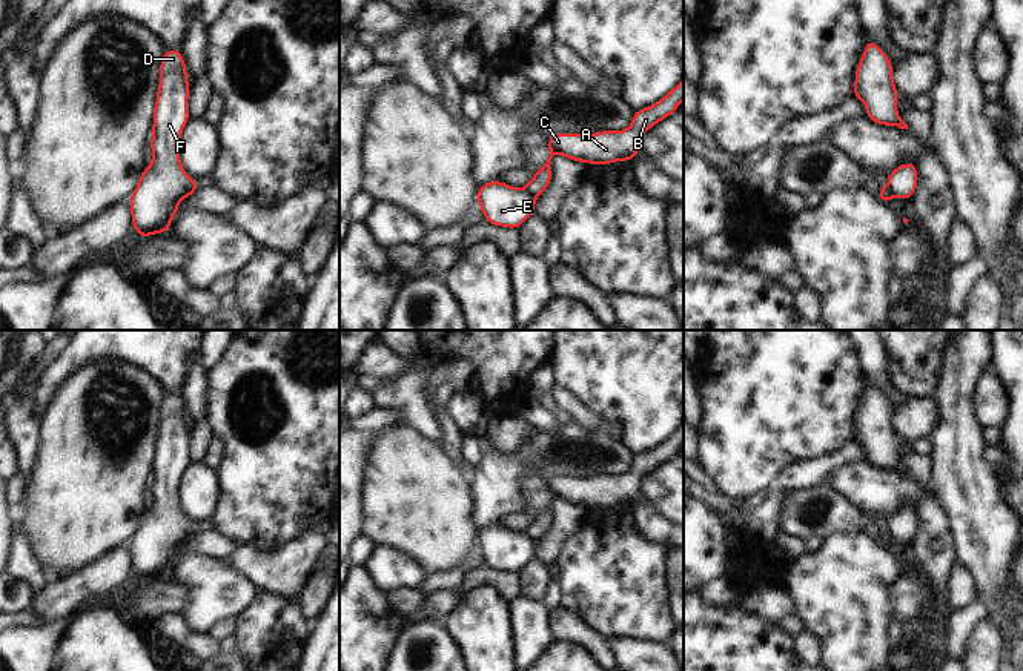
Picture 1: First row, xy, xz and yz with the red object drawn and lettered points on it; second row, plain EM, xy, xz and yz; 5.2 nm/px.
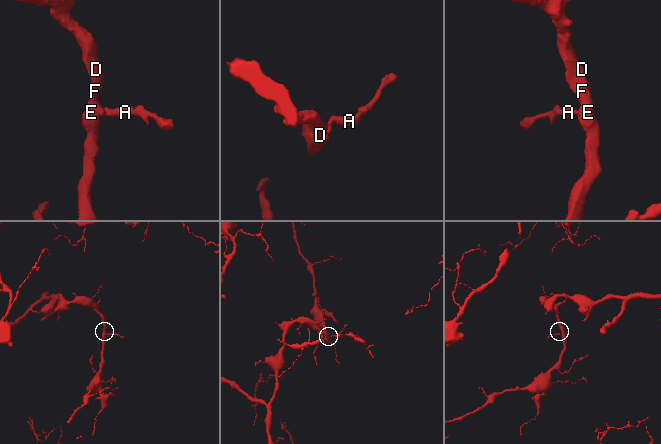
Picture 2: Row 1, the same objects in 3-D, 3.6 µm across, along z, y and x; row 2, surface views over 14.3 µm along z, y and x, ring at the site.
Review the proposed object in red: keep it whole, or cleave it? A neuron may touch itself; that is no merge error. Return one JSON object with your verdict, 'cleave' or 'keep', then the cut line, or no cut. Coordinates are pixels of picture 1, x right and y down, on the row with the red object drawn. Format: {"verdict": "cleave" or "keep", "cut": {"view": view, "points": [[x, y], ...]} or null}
{"verdict": "cleave", "cut": {"view": "xz", "points": [[524, 189], [535, 195]]}}

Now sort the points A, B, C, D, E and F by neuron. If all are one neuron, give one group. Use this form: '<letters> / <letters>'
A B C / D E F

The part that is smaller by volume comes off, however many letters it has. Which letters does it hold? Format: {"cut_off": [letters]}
{"cut_off": ["A", "B", "C"]}

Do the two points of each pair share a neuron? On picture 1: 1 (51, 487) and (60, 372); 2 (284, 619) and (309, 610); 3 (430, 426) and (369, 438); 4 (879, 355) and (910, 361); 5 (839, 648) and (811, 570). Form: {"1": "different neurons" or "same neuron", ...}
{"1": "different neurons", "2": "different neurons", "3": "different neurons", "4": "different neurons", "5": "same neuron"}

